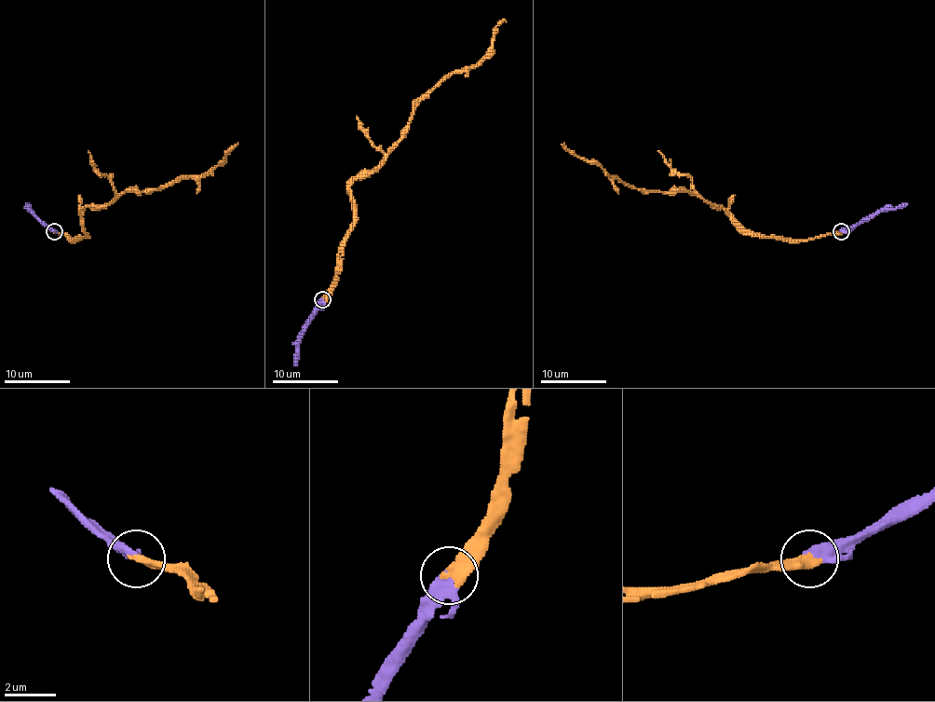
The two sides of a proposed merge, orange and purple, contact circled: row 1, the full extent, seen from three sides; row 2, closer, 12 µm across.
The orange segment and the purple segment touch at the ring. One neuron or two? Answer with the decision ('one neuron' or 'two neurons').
one neuron

